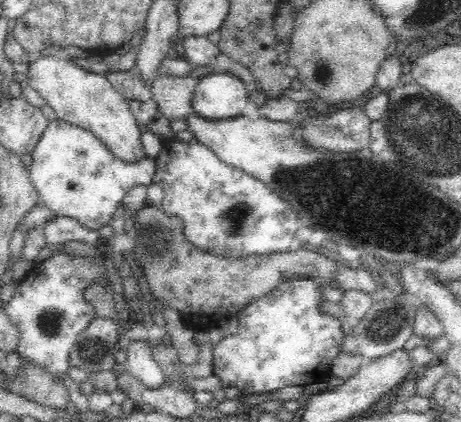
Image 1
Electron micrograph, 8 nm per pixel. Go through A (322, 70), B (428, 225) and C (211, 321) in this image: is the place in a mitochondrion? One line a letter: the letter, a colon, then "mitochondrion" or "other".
A: mitochondrion
B: mitochondrion
C: other

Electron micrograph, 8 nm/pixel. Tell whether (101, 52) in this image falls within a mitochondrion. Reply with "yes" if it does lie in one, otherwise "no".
no

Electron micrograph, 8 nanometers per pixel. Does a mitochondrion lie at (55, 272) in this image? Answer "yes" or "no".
no

